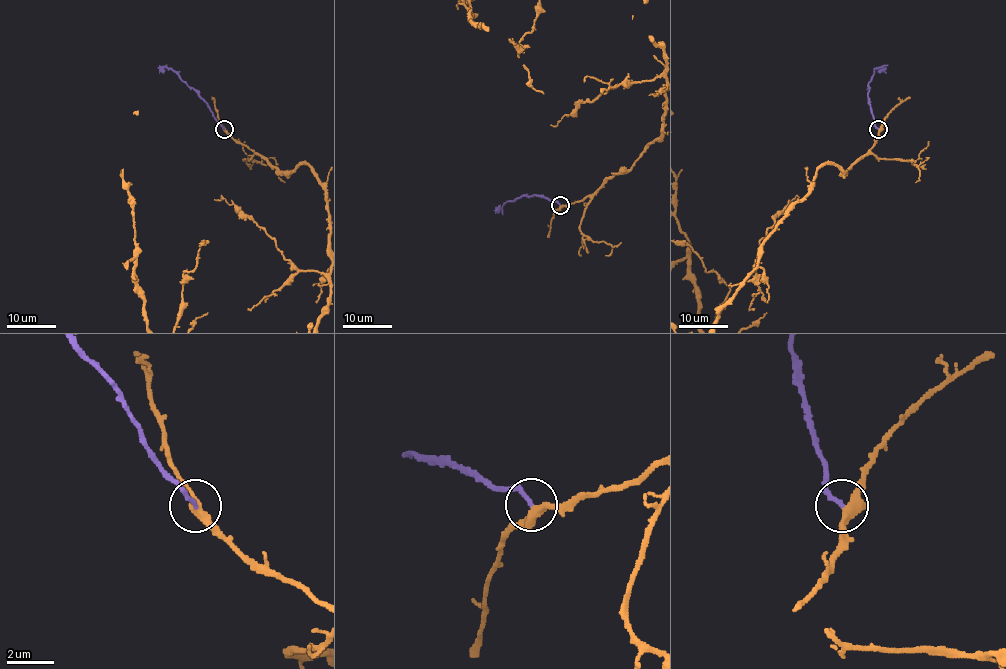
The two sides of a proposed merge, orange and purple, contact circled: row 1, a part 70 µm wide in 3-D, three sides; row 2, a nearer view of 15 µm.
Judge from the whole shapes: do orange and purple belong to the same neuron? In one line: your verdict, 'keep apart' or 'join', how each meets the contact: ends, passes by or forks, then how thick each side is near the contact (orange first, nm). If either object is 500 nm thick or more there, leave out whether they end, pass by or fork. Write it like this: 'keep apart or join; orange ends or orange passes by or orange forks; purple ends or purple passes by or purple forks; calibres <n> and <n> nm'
join; orange passes by; purple ends; calibres 380 and 180 nm

